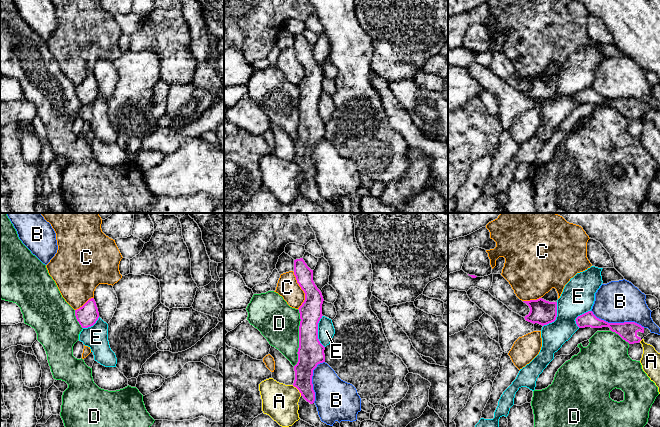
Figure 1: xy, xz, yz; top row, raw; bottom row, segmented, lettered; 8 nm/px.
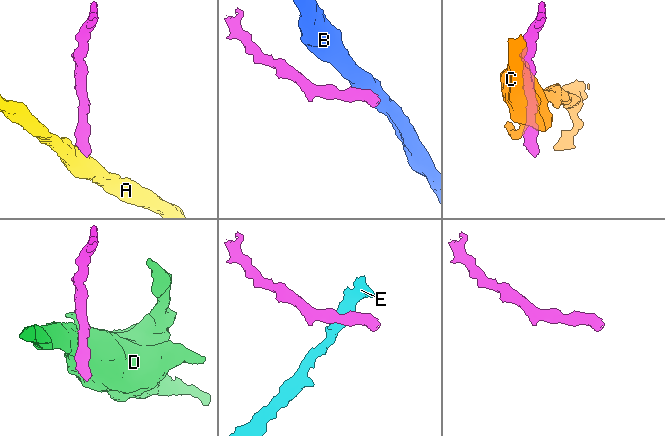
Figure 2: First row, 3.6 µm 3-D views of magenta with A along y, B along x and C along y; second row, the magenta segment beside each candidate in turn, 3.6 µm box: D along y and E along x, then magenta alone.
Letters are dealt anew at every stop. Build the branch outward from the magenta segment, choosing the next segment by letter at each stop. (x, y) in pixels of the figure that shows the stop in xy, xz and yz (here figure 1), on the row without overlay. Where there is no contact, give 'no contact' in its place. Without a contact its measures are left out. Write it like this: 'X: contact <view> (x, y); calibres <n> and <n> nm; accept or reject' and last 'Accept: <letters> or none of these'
A: contact xz (298, 165); calibres 160 and 280 nm; reject
B: contact yz (617, 99); calibres 150 and 340 nm; reject
C: contact xz (303, 66); calibres 180 and 170 nm; reject
D: contact xz (299, 114); calibres 200 and 320 nm; reject
E: contact xz (317, 107); calibres 200 and 140 nm; reject
Accept: none of these

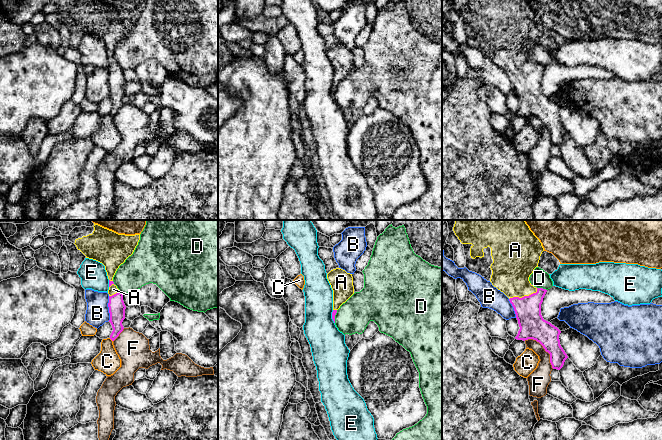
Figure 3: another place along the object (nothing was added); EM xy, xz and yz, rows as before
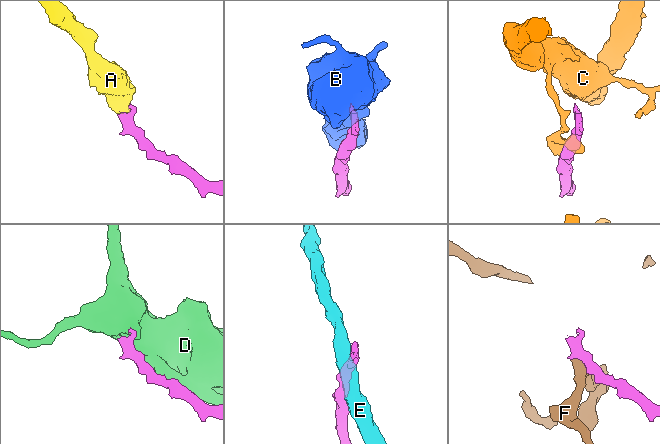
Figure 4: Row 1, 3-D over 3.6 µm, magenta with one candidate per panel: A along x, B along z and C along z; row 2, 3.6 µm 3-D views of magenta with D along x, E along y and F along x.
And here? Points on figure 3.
A: contact yz (524, 72); calibres 200 and 320 nm; accept
B: contact xy (109, 84); calibres 130 and 190 nm; reject
C: contact xy (111, 115); calibres 130 and 190 nm; reject
D: contact yz (541, 64); calibres 200 and 150 nm; reject
E: contact xz (332, 93); calibres 40 and 280 nm; reject
F: contact yz (544, 124); calibres 200 and 160 nm; reject
Accept: A

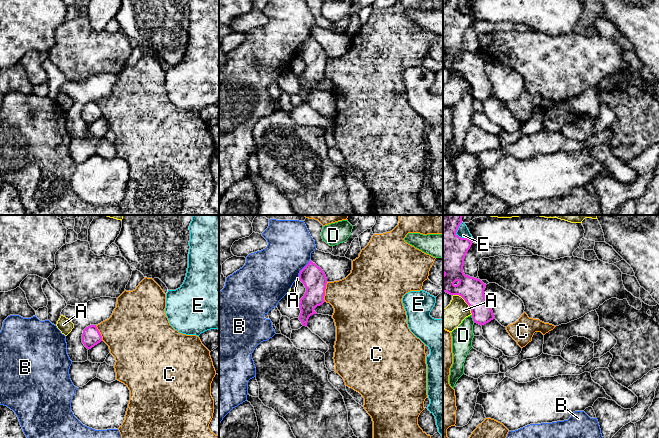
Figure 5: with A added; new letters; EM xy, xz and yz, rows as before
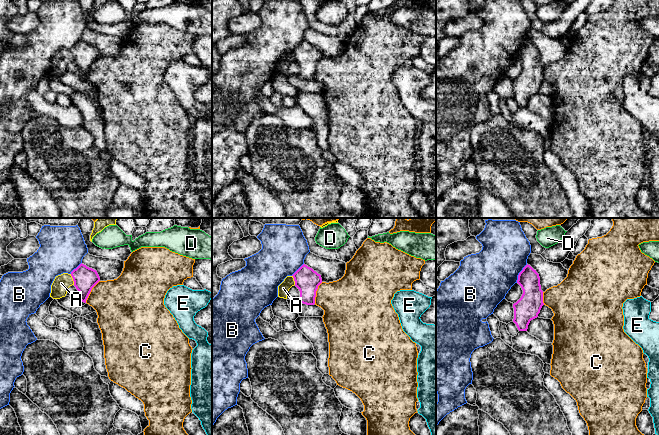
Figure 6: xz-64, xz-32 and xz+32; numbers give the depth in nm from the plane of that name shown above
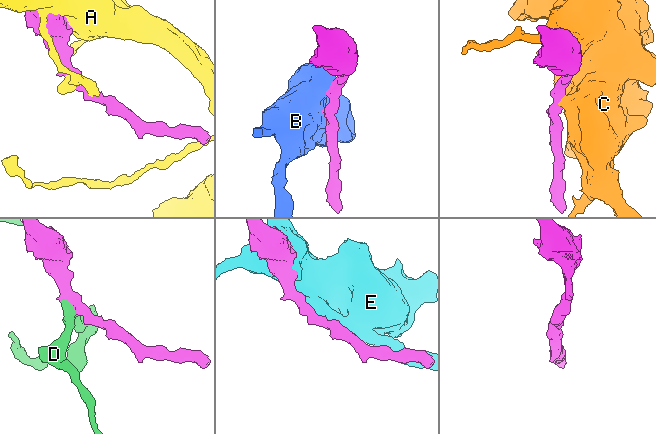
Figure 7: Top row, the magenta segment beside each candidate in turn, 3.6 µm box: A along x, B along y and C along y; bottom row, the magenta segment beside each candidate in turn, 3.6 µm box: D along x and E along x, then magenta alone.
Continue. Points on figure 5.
A: contact yz (465, 77); calibres 200 and 190 nm; reject
B: contact xz (302, 45); calibres 190 and 400 nm; reject
C: contact xz (324, 68); calibres 190 and 360 nm; reject
D: contact yz (473, 95); calibres 200 and 170 nm; reject
E: contact yz (458, 12); calibres 340 and 90 nm; reject
Accept: none of these

